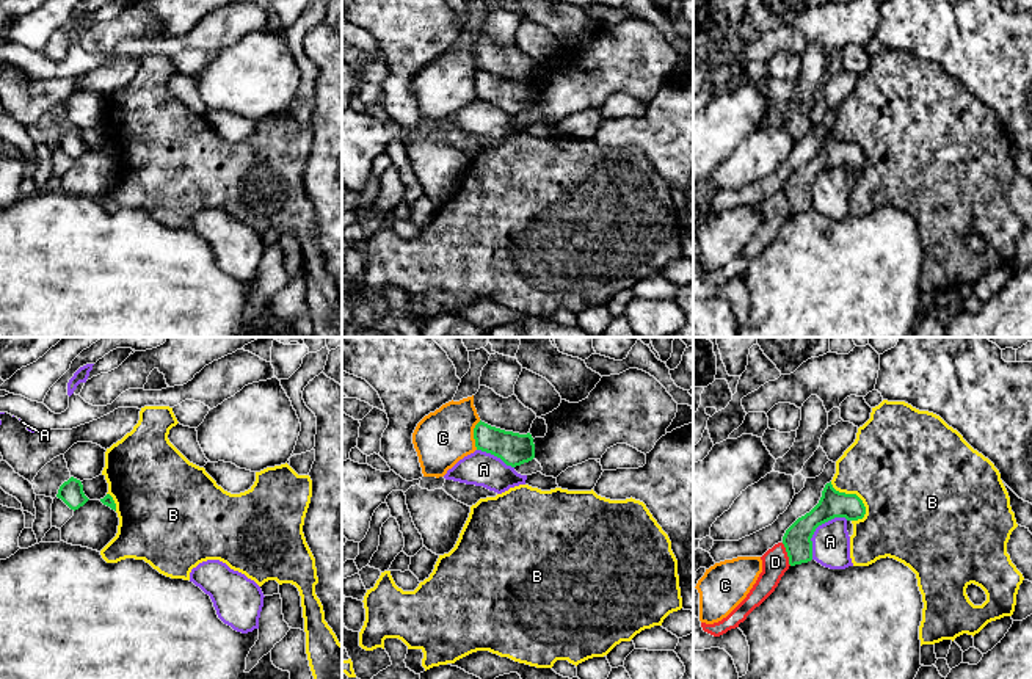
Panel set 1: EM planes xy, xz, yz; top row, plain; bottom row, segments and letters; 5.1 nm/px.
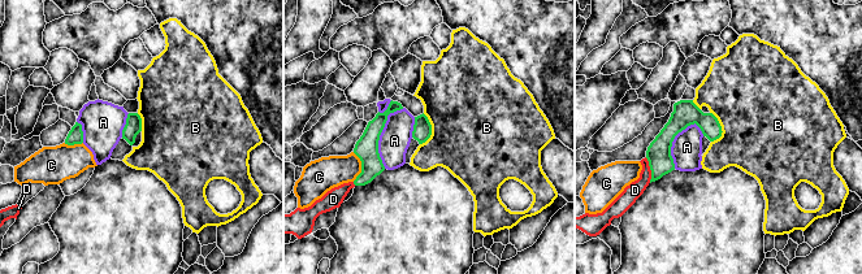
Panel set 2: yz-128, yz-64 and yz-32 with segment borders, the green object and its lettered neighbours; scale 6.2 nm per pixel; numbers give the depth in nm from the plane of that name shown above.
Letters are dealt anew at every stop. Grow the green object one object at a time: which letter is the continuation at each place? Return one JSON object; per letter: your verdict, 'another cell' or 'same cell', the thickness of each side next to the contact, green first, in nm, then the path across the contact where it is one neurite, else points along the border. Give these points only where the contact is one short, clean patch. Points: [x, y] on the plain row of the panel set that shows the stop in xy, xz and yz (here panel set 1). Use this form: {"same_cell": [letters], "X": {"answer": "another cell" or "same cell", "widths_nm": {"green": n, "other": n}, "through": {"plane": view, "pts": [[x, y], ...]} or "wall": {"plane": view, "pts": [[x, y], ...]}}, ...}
{"same_cell": [], "A": {"answer": "another cell", "widths_nm": {"green": 140, "other": 190}}, "B": {"answer": "another cell", "widths_nm": {"green": 140, "other": 480}}, "C": {"answer": "another cell", "widths_nm": {"green": 170, "other": 280}, "wall": {"plane": "xz", "pts": [[480, 69], [474, 77], [476, 98]]}}, "D": {"answer": "another cell", "widths_nm": {"green": 140, "other": 140}, "wall": {"plane": "yz", "pts": [[781, 192], [791, 214]]}}}

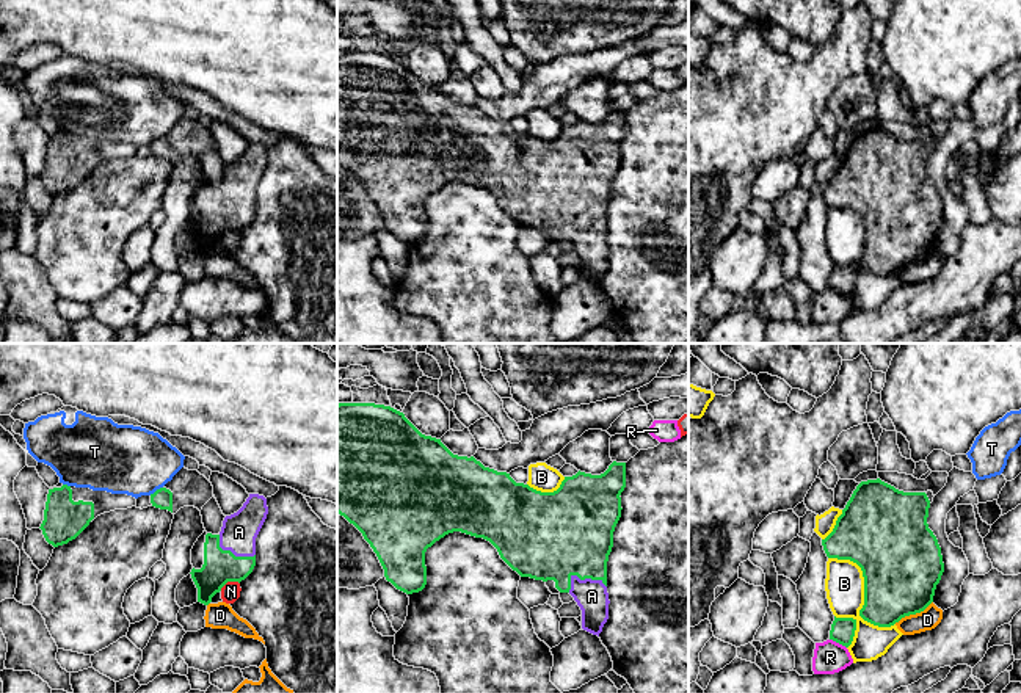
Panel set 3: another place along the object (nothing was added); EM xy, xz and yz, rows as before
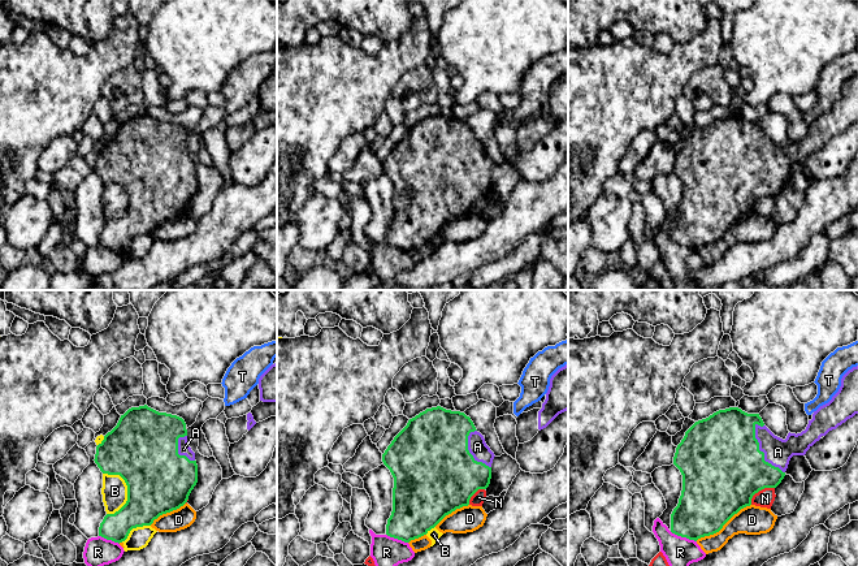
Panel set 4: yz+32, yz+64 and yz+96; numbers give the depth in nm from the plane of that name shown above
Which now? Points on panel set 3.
{"same_cell": ["A"], "A": {"answer": "same cell", "widths_nm": {"green": 440, "other": 170}, "through": {"plane": "xz", "pts": [[570, 181], [570, 196], [581, 228], [588, 235], [592, 245]]}}, "B": {"answer": "another cell", "widths_nm": {"green": 420, "other": 200}}, "D": {"answer": "another cell", "widths_nm": {"green": 400, "other": 110}}, "N": {"answer": "another cell", "widths_nm": {"green": 180, "other": 100}}, "R": {"answer": "another cell", "widths_nm": {"green": 130, "other": 170}}, "T": {"answer": "another cell", "widths_nm": {"green": 100, "other": 360}}}

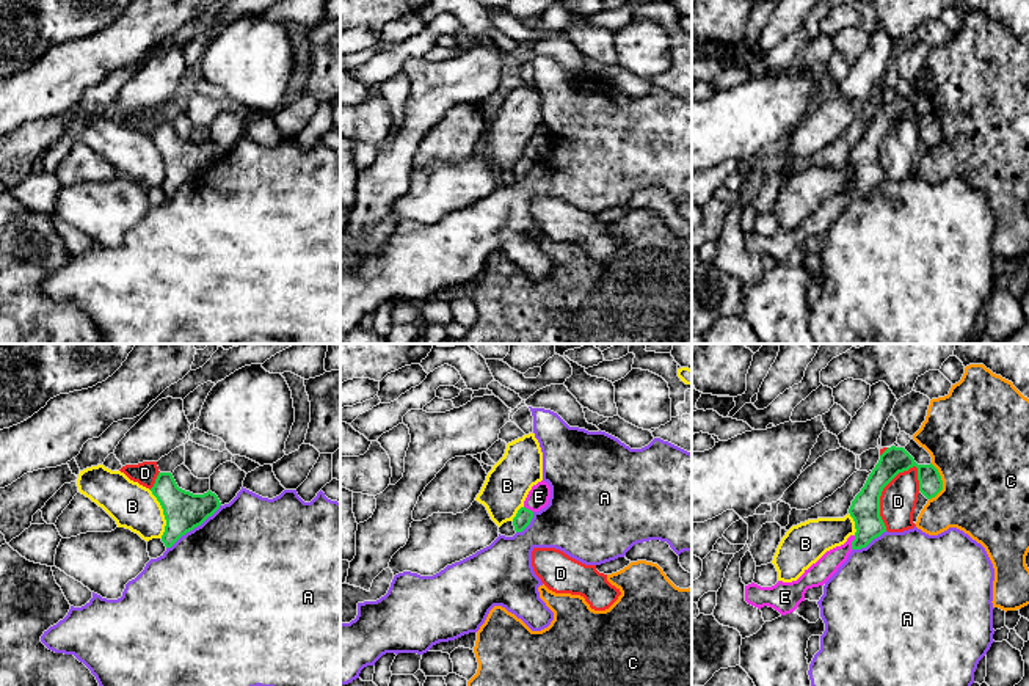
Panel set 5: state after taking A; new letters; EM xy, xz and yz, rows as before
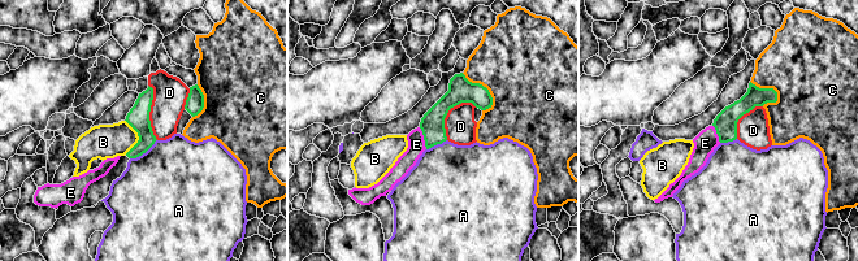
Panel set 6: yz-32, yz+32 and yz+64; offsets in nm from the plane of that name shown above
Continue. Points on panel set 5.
{"same_cell": [], "A": {"answer": "another cell", "widths_nm": {"green": 200, "other": 500}}, "B": {"answer": "another cell", "widths_nm": {"green": 200, "other": 240}, "wall": {"plane": "xy", "pts": [[149, 138], [159, 151], [165, 168], [162, 186]]}}, "C": {"answer": "another cell", "widths_nm": {"green": 120, "other": 480}}, "D": {"answer": "another cell", "widths_nm": {"green": 150, "other": 190}}, "E": {"answer": "another cell", "widths_nm": {"green": 150, "other": 110}, "wall": {"plane": "yz", "pts": [[855, 184], [850, 197]]}}}

